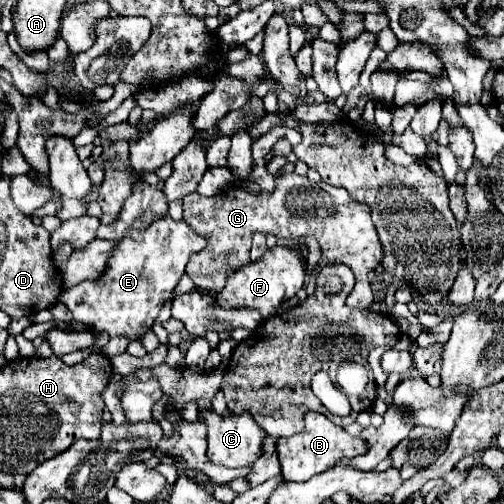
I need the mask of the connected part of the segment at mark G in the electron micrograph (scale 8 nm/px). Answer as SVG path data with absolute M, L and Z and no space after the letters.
M278 174L276 178L276 192L268 194L262 190L262 194L254 196L246 190L240 190L236 186L230 186L232 190L224 190L216 196L200 196L196 192L188 194L184 198L184 222L188 222L188 226L206 238L206 248L192 254L190 262L186 266L186 274L190 276L190 280L200 288L200 290L222 290L224 280L238 270L240 266L246 266L248 254L250 254L250 244L252 244L252 234L254 232L264 232L264 234L274 234L276 238L302 238L302 236L312 236L318 240L322 256L318 260L318 264L312 270L312 288L316 288L318 282L318 274L322 272L324 266L334 266L334 264L344 264L348 266L355 276L355 285L350 295L346 298L346 303L353 307L368 308L374 302L373 291L368 280L368 272L378 266L380 258L382 258L382 244L378 242L378 234L371 218L371 212L366 204L354 202L350 198L350 194L344 188L338 186L328 186L326 182L312 182L306 176L298 176L298 174Z

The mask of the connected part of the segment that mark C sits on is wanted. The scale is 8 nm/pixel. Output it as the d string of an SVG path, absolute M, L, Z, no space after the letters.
M214 412L200 414L206 418L208 424L208 460L212 464L222 464L228 468L250 468L260 456L262 456L262 442L266 438L266 432L250 418L250 414L242 416L230 416L230 418L220 418Z

